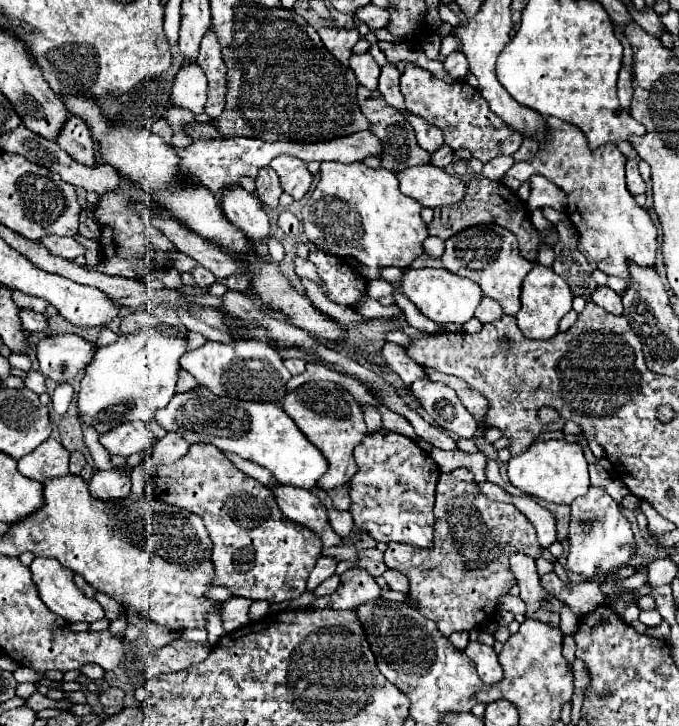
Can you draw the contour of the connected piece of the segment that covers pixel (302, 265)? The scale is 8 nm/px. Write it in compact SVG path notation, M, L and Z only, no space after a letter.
M295 257L295 273L297 273L299 277L307 277L307 279L311 279L311 281L315 281L315 283L321 285L321 281L319 281L319 277L317 277L317 271L315 271L315 267L313 267L313 263L311 263L309 259Z

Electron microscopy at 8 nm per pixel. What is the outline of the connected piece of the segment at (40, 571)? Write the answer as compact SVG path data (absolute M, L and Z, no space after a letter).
M35 557L33 563L29 565L31 573L33 573L33 581L39 589L39 597L41 601L53 611L57 613L59 617L63 617L65 621L69 623L93 623L93 621L99 621L99 619L105 619L105 611L103 607L95 601L95 599L89 599L85 597L73 583L73 571L63 567L57 559L43 559L43 557Z

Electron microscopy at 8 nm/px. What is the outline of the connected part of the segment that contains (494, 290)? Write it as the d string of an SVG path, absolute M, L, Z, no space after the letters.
M477 225L469 227L455 237L445 241L445 253L443 253L443 267L455 275L465 275L467 279L475 281L483 297L491 297L503 307L505 315L517 315L519 311L519 291L521 281L533 267L527 259L523 259L517 251L517 239L511 231L501 229L497 225Z

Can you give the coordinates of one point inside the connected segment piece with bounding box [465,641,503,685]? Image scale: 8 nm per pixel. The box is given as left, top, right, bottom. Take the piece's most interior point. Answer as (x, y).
(485, 659)

